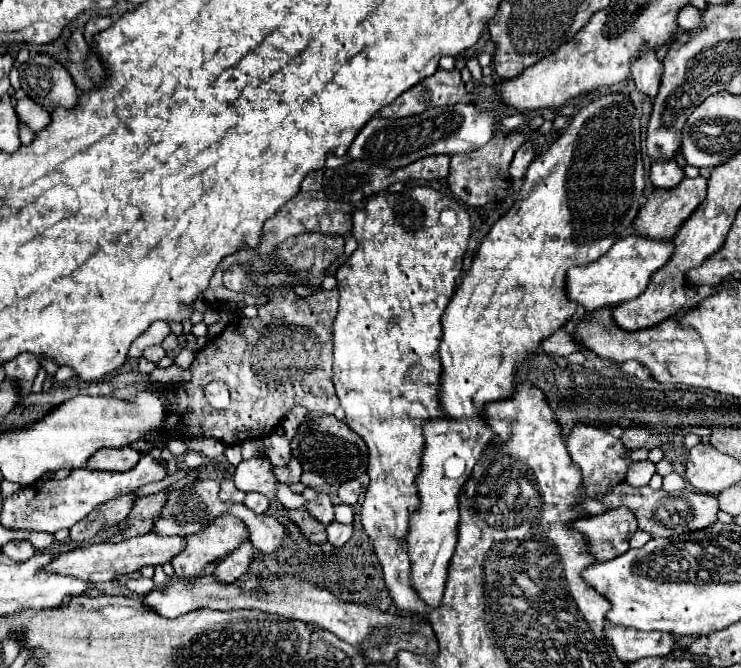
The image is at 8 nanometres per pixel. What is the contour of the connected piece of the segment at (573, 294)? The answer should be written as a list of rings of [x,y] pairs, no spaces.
[[[630,232],[624,238],[620,238],[616,246],[612,246],[612,250],[608,250],[608,254],[604,254],[596,262],[568,270],[566,278],[568,298],[578,302],[580,306],[584,306],[584,310],[590,312],[602,306],[618,306],[622,302],[628,302],[646,290],[652,274],[658,272],[670,260],[672,254],[674,254],[672,240],[652,240],[636,232]]]

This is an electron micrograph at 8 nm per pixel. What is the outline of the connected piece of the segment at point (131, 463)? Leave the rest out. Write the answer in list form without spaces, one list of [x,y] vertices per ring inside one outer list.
[[[98,450],[92,458],[88,458],[90,470],[108,470],[108,472],[126,472],[136,466],[140,460],[140,452],[128,450]]]

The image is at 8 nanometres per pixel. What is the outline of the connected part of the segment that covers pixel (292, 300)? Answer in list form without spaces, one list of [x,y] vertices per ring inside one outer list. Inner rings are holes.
[[[292,288],[270,298],[266,306],[258,310],[254,320],[238,320],[232,322],[222,336],[208,340],[208,344],[196,354],[190,364],[192,378],[188,382],[180,382],[174,386],[174,400],[168,402],[168,418],[160,428],[160,434],[152,434],[152,438],[144,438],[146,442],[154,442],[160,436],[178,436],[178,438],[200,438],[212,436],[220,442],[232,446],[252,438],[264,438],[270,434],[284,418],[284,414],[294,406],[306,406],[308,410],[334,414],[340,406],[334,384],[332,384],[332,322],[338,312],[338,290],[322,290],[308,298],[298,298]],[[212,380],[222,380],[230,388],[232,404],[226,410],[210,410],[204,398],[204,386]]]

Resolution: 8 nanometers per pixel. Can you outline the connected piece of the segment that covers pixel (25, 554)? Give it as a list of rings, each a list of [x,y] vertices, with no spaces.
[[[22,540],[22,542],[10,542],[10,544],[6,544],[2,548],[2,554],[10,556],[16,562],[24,562],[24,560],[32,558],[32,554],[36,554],[36,548],[30,542],[26,542],[26,540]]]

